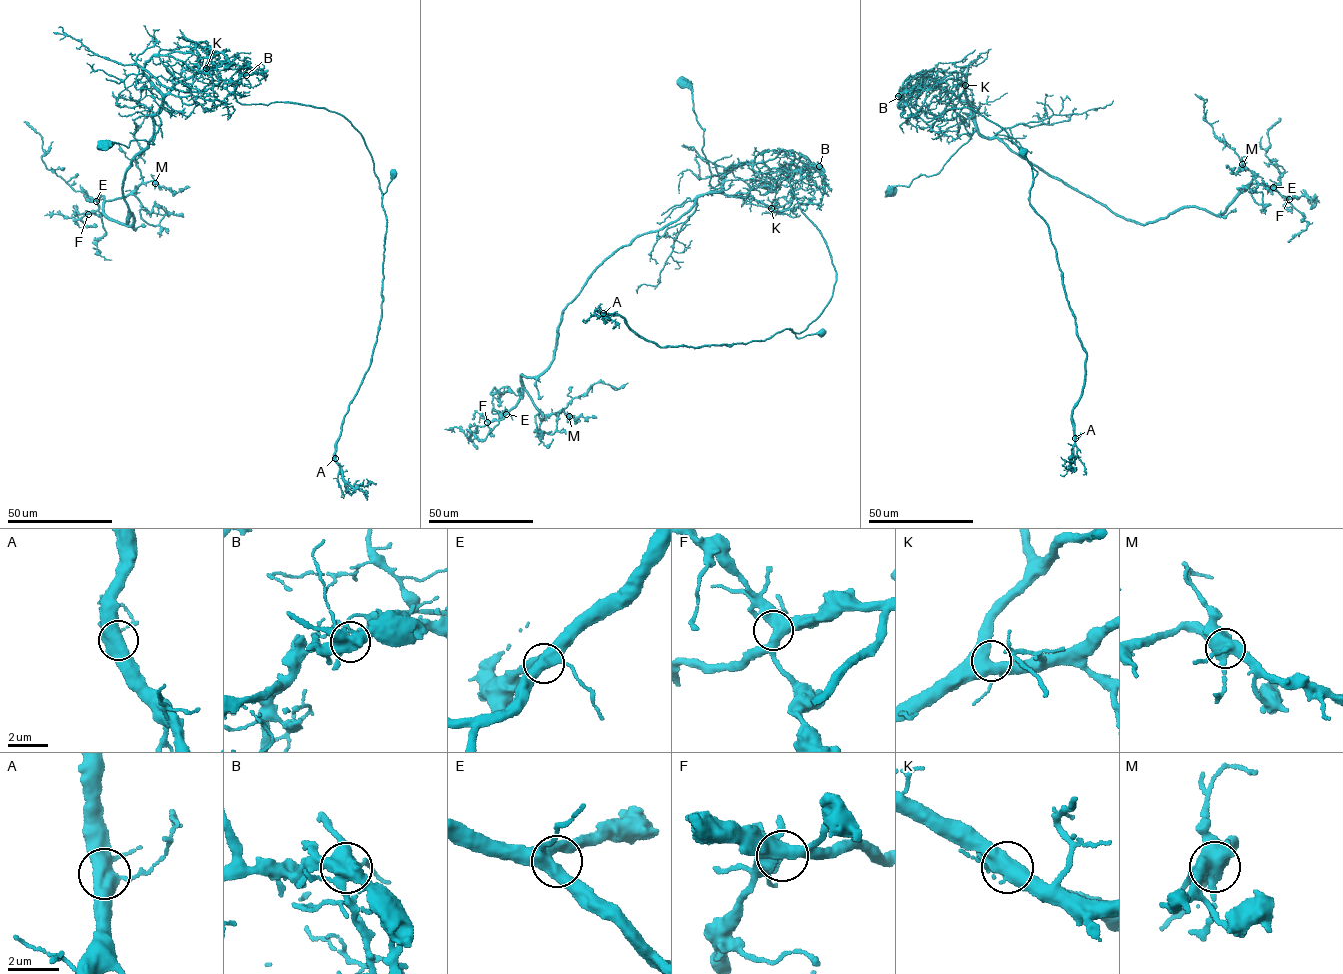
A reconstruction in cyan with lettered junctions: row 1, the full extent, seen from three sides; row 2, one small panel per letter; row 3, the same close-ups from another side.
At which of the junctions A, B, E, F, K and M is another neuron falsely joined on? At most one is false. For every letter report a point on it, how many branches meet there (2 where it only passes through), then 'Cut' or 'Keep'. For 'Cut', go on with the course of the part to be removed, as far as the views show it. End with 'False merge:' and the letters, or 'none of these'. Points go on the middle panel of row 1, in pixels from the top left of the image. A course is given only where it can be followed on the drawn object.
A: Place: (603, 313). Branches: 4. Keep
B: Place: (819, 166). Branches: 6. Cut. Course of the part to remove: (819, 166), (789, 180), (836, 272), (830, 302), (803, 331), (661, 347), (599, 312), (609, 317), (608, 309)
E: Place: (506, 414). Branches: 4. Keep
F: Place: (487, 422). Branches: 5. Keep
K: Place: (771, 208). Branches: 4. Keep
M: Place: (569, 416). Branches: 4. Keep
False merge: B

